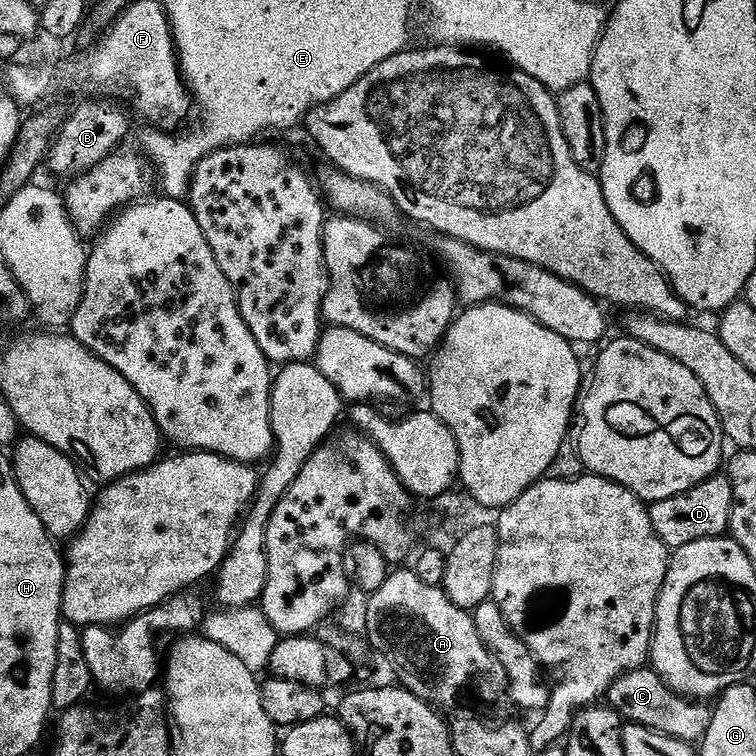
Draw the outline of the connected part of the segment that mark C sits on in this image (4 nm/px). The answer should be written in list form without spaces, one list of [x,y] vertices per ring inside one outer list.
[[[651,666],[636,668],[633,672],[627,672],[626,675],[617,678],[608,687],[606,700],[627,723],[689,742],[703,741],[712,721],[713,709],[707,703],[697,702],[673,692]]]

